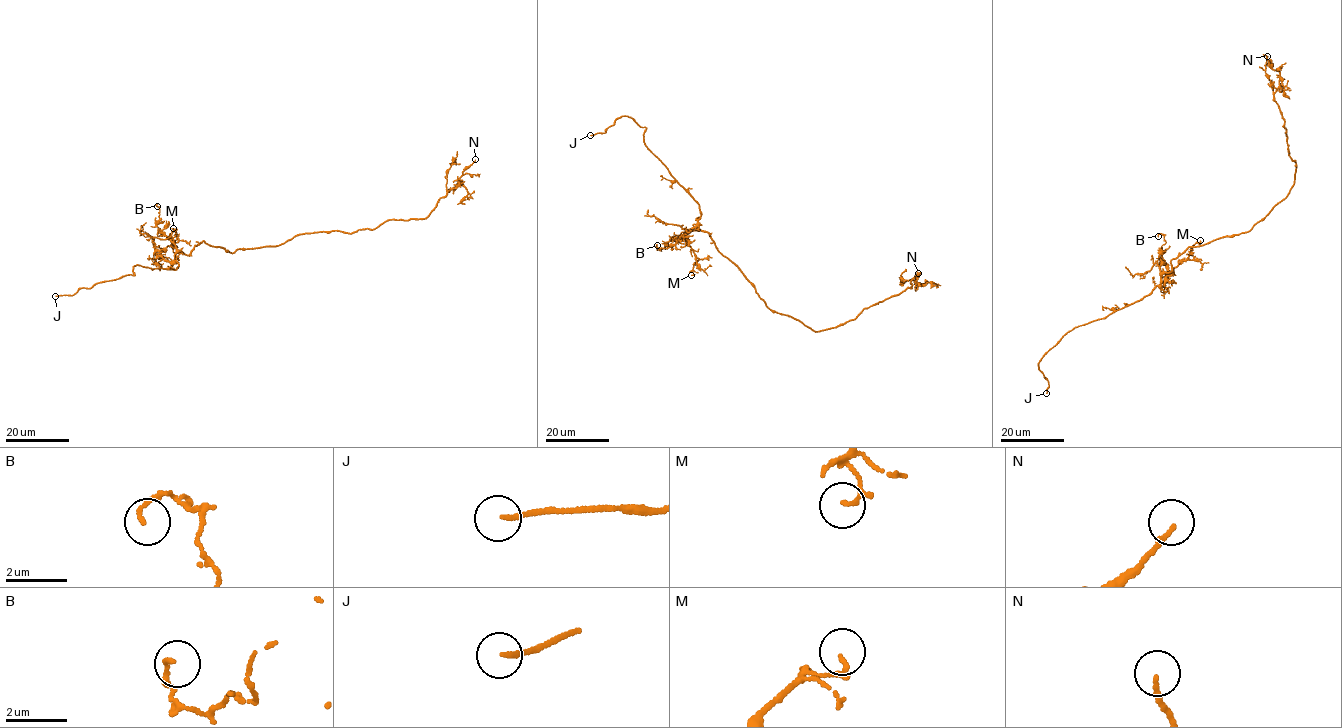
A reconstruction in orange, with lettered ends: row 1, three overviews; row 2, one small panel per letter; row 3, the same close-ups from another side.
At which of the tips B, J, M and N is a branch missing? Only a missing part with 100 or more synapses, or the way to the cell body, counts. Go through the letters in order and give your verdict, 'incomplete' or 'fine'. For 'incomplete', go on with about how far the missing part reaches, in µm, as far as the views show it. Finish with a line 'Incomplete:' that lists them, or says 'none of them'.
B: fine
J: incomplete | 15 µm
M: fine
N: fine
Incomplete: J

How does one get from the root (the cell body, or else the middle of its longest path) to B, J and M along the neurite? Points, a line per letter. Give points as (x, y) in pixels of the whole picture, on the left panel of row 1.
B: (225, 249), (203, 241), (195, 245), (189, 255), (179, 251), (156, 226), (159, 215), (157, 206)
J: (225, 249), (203, 241), (189, 255), (175, 255), (175, 269), (137, 265), (134, 275), (55, 296)
M: (225, 249), (203, 241), (189, 255), (178, 252), (168, 262), (161, 251), (178, 240), (173, 228)

